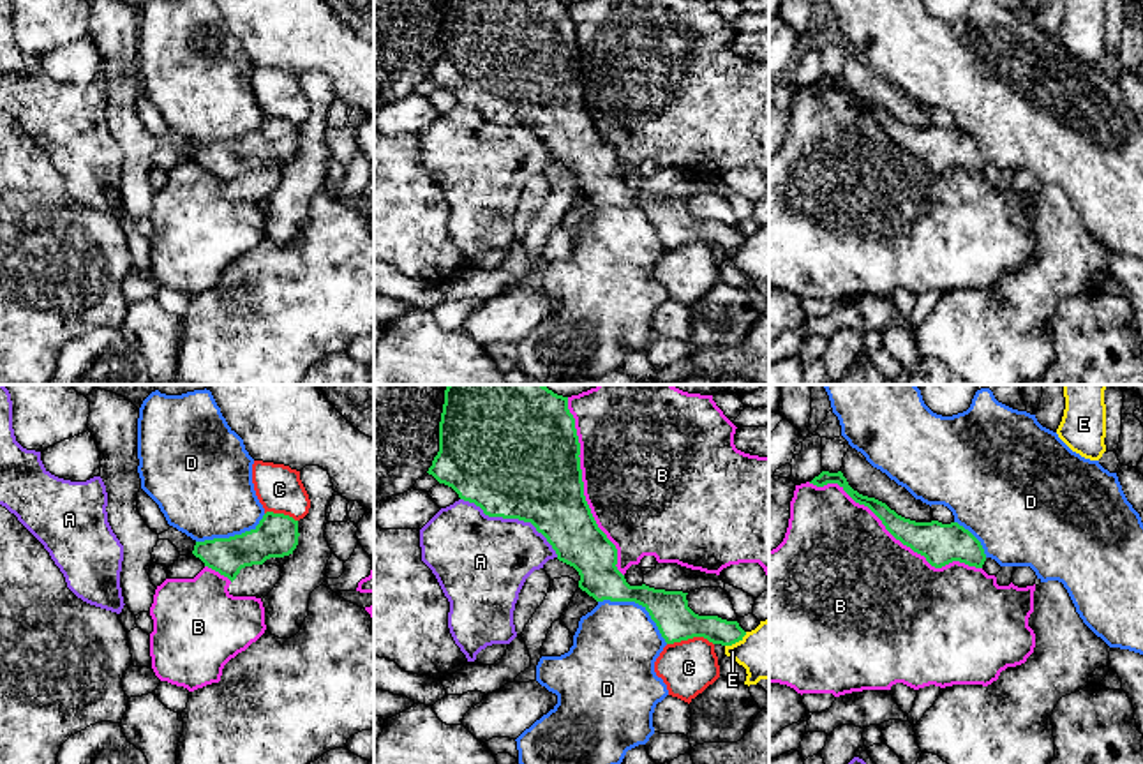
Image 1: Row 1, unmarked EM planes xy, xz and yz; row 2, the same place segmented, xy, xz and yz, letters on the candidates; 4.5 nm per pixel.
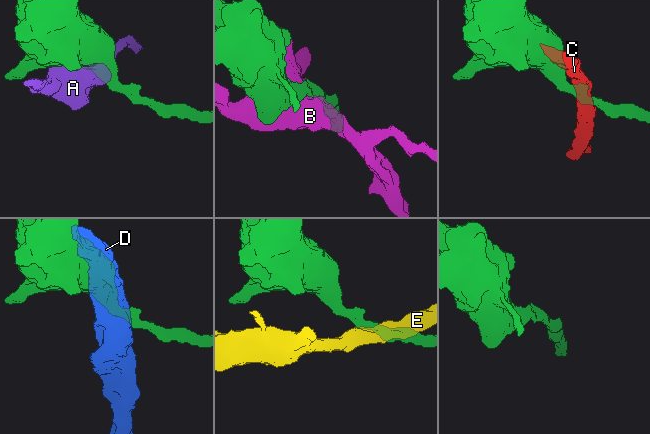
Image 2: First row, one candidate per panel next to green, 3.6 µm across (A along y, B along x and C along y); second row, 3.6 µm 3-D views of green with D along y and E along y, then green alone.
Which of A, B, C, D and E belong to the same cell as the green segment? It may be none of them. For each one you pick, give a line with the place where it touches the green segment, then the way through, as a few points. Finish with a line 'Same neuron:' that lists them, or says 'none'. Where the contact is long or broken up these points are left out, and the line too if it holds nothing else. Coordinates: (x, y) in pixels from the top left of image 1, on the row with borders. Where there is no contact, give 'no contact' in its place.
Same neuron: none

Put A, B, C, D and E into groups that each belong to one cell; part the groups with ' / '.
A / B / C / D / E

